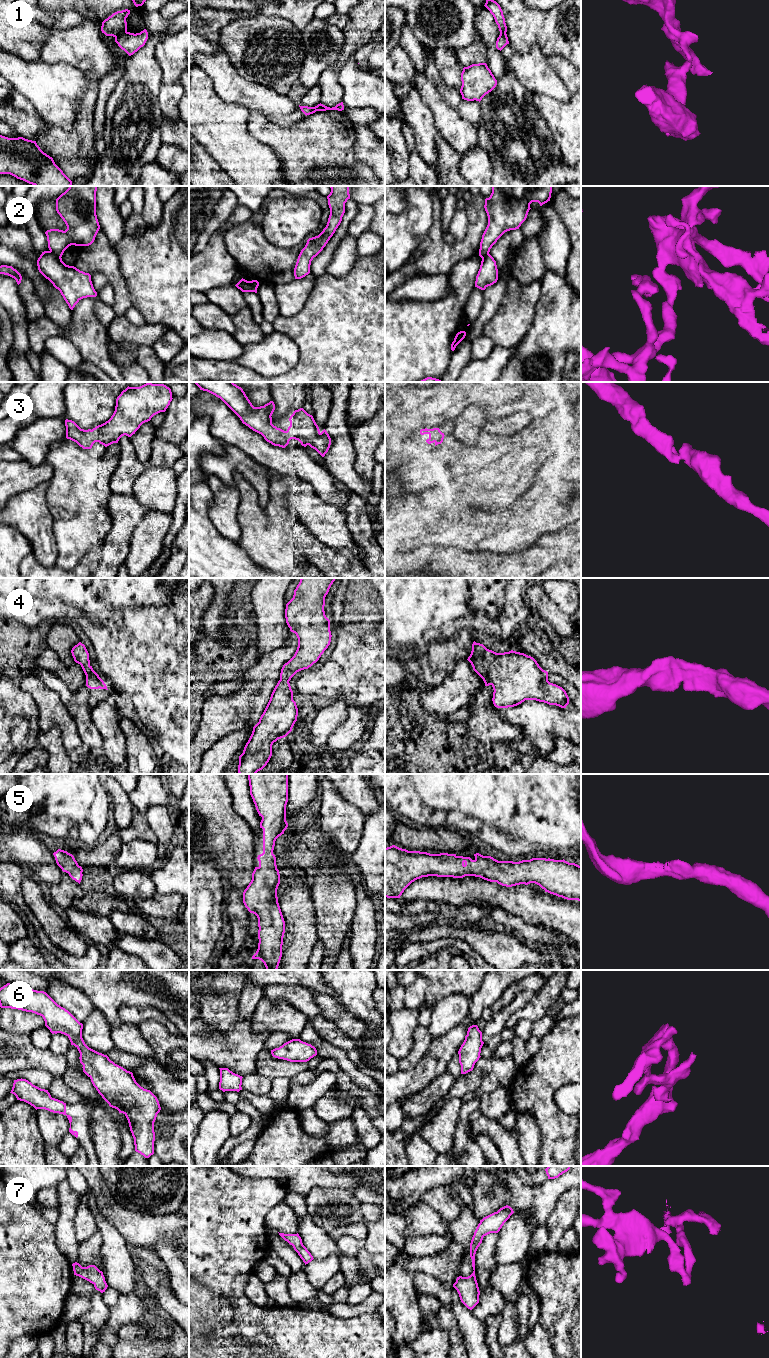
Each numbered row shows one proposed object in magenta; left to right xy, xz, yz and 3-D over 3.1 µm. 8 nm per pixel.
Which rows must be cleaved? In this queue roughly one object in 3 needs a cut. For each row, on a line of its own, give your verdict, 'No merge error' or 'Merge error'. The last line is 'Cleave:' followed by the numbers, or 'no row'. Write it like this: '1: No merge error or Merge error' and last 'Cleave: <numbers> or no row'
1: Merge error
2: Merge error
3: No merge error
4: No merge error
5: No merge error
6: No merge error
7: No merge error
Cleave: 1, 2

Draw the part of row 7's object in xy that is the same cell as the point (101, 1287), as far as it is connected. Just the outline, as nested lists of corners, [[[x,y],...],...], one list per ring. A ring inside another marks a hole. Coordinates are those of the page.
[[[75,1262],[72,1264],[74,1275],[79,1276],[90,1283],[92,1283],[96,1290],[101,1293],[105,1292],[108,1285],[105,1281],[103,1272],[100,1271],[95,1265],[89,1265],[82,1267],[79,1263]]]

